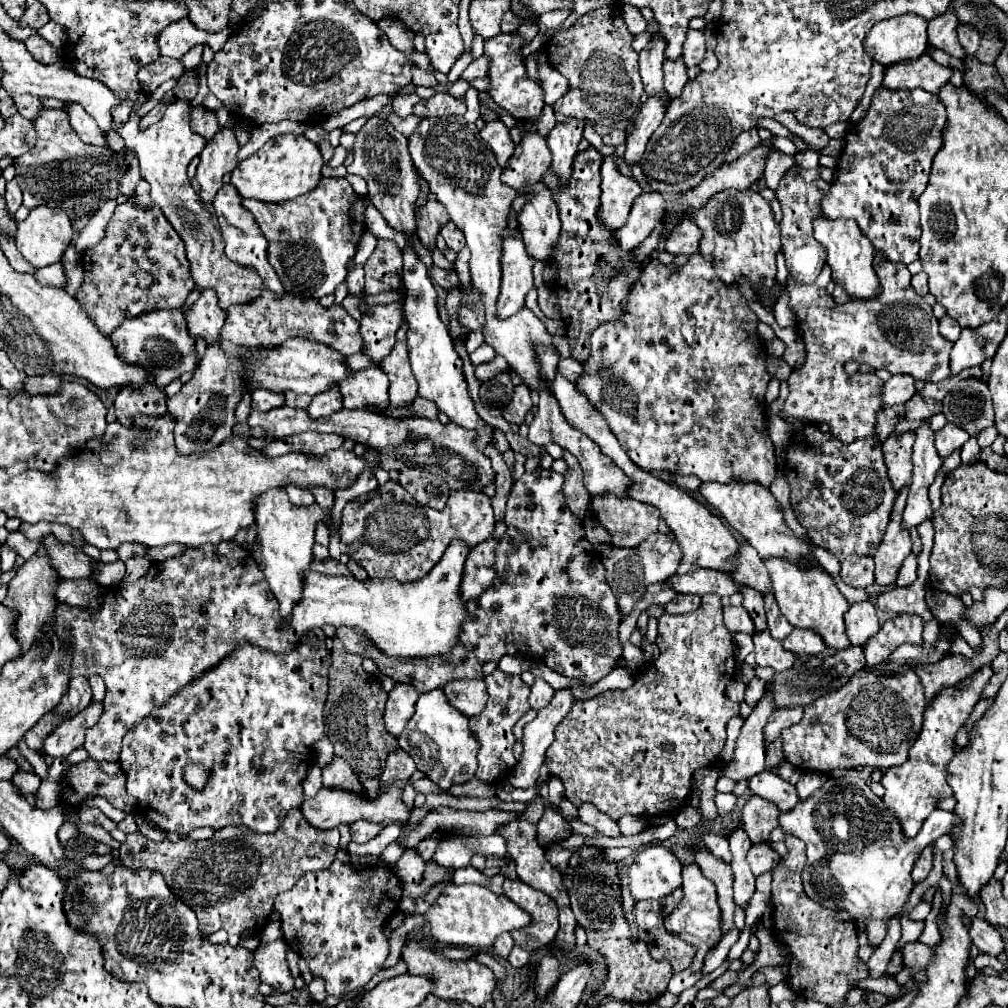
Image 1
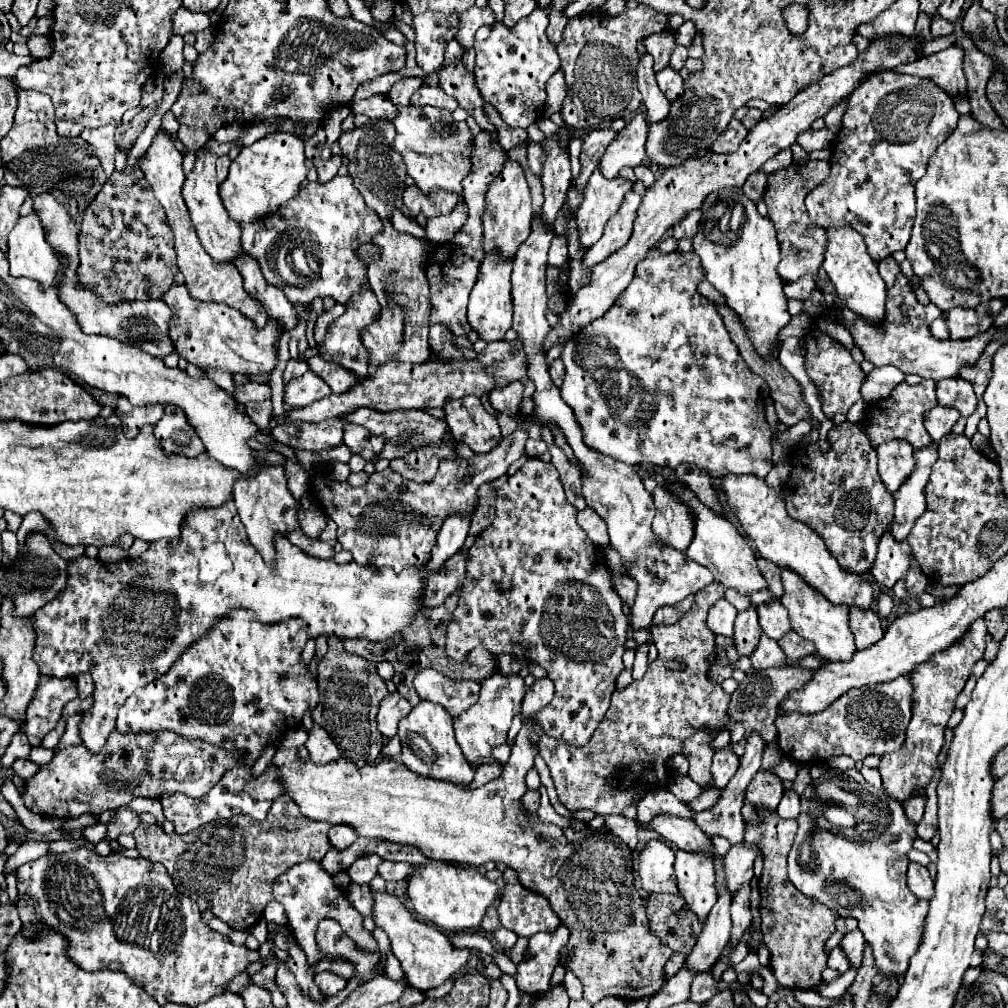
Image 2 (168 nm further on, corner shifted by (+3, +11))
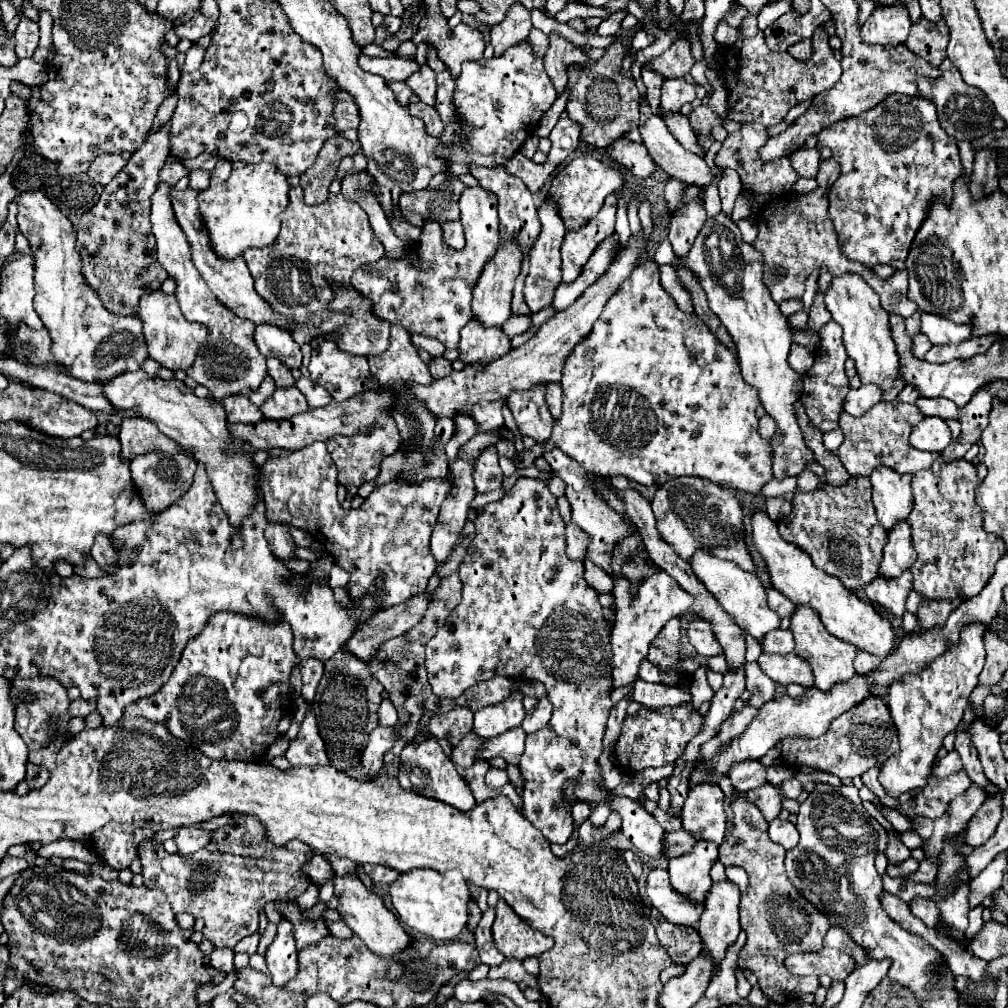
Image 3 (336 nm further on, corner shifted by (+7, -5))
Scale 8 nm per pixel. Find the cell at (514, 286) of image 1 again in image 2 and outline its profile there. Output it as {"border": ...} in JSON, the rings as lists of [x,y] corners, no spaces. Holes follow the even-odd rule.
{"border":[[[498,250],[488,252],[478,274],[478,282],[470,292],[468,304],[468,320],[472,328],[480,334],[482,340],[494,342],[502,340],[506,330],[512,326],[512,296],[510,296],[510,274],[512,274],[512,260],[504,258]]]}

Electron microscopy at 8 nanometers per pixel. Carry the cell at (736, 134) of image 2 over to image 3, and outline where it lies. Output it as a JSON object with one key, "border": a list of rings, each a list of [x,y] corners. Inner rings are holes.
{"border":[[[724,170],[724,180],[718,184],[720,200],[722,200],[722,212],[726,216],[732,216],[732,206],[736,202],[736,196],[740,194],[740,178],[732,170]]]}

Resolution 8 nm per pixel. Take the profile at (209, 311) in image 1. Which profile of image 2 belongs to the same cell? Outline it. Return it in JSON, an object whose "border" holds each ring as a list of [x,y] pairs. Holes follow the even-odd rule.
{"border":[[[172,286],[162,300],[172,308],[172,324],[170,336],[174,340],[176,352],[186,358],[190,364],[226,370],[230,374],[272,374],[278,364],[278,338],[284,330],[266,324],[264,328],[256,328],[256,324],[240,316],[234,308],[216,302],[202,302],[190,296],[186,286]]]}

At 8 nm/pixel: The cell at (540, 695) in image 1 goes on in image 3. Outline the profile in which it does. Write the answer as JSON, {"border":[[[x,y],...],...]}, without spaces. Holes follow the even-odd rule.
{"border":[[[540,698],[538,706],[536,706],[534,710],[530,710],[530,712],[526,712],[526,718],[524,718],[524,722],[522,722],[522,728],[524,728],[528,734],[532,734],[532,732],[544,728],[544,726],[548,724],[550,716],[552,716],[552,704],[550,704],[546,698]]]}

